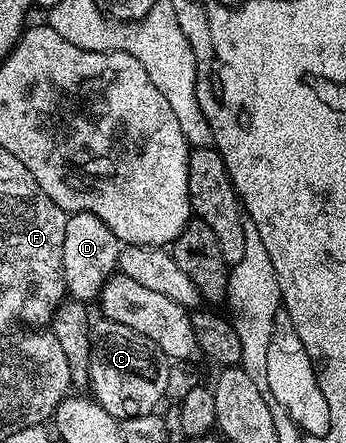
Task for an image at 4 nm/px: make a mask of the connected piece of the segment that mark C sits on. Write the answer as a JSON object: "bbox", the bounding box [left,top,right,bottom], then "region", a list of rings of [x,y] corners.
{"bbox":[88,321,169,420],"region":[[[99,321],[91,323],[92,343],[90,344],[88,386],[93,399],[117,420],[151,413],[156,408],[155,405],[163,401],[169,372],[169,359],[164,357],[162,351],[153,342],[146,340],[146,336],[134,332],[134,328],[126,328],[126,324],[117,322]]]}

